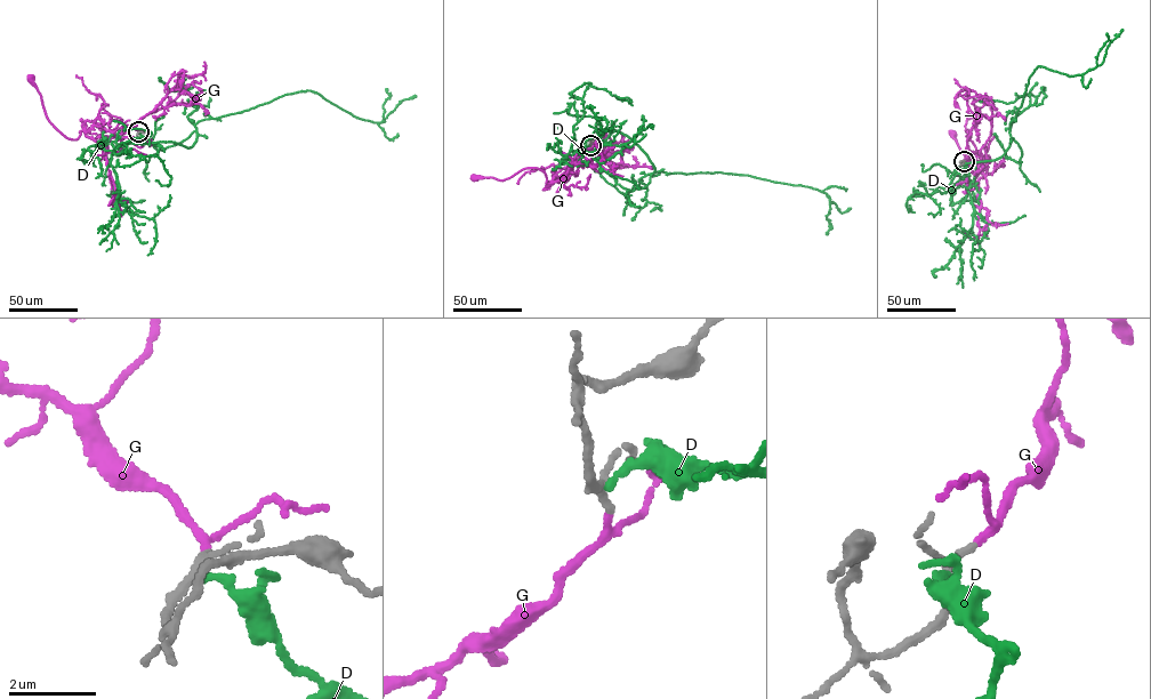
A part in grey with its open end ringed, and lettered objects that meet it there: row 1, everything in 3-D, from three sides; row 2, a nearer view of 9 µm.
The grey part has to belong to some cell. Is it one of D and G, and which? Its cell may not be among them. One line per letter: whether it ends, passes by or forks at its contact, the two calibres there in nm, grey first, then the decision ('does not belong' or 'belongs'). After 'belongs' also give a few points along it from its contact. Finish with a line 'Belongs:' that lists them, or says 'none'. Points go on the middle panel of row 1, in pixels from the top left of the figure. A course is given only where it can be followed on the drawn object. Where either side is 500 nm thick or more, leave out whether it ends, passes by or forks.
D: it ends | 190/180 nm | does not belong
G: it passes by | 130/130 nm | belongs | via (590, 145), (549, 183), (546, 183), (545, 173), (533, 168), (500, 181), (474, 177)
Belongs: G

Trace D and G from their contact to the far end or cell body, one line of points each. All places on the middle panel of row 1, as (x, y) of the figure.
D: (590, 145), (579, 147), (608, 129), (636, 144), (648, 174), (818, 190), (826, 234)
G: (590, 145), (549, 183), (546, 183), (545, 173), (533, 168), (500, 181), (474, 177)

